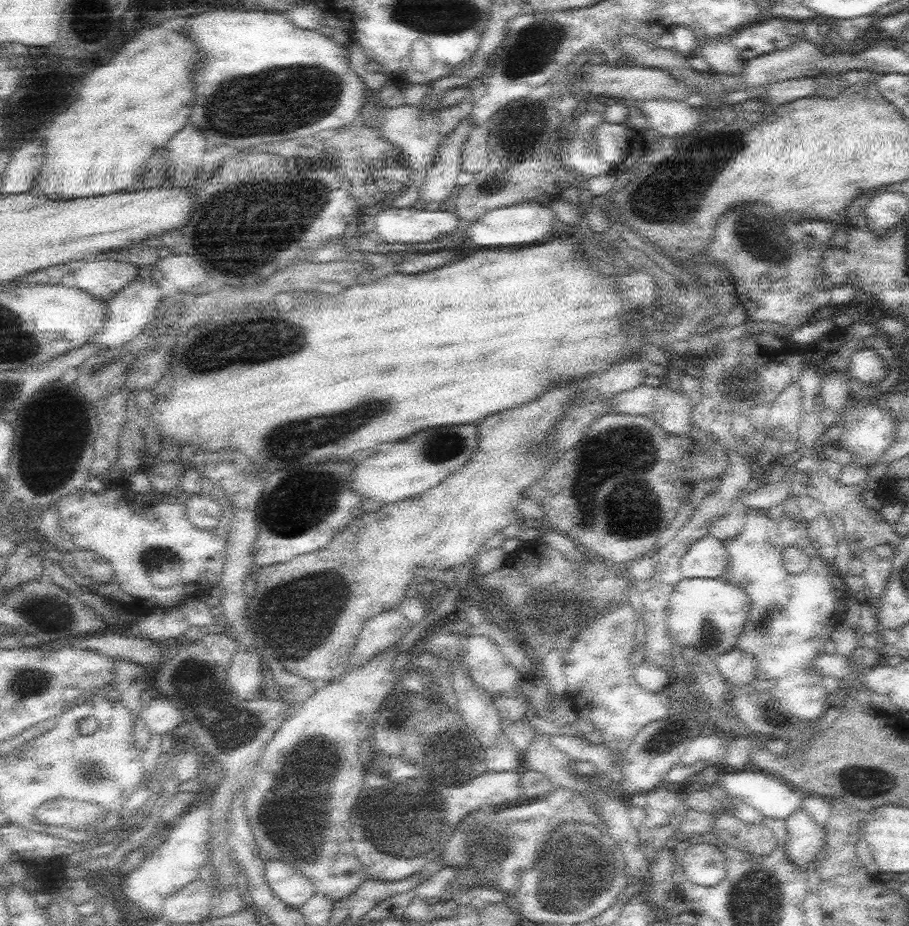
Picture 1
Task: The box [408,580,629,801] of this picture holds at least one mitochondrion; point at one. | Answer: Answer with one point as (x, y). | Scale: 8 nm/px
(444, 749)

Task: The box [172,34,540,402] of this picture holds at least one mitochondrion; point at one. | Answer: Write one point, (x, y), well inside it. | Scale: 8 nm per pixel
(313, 97)

